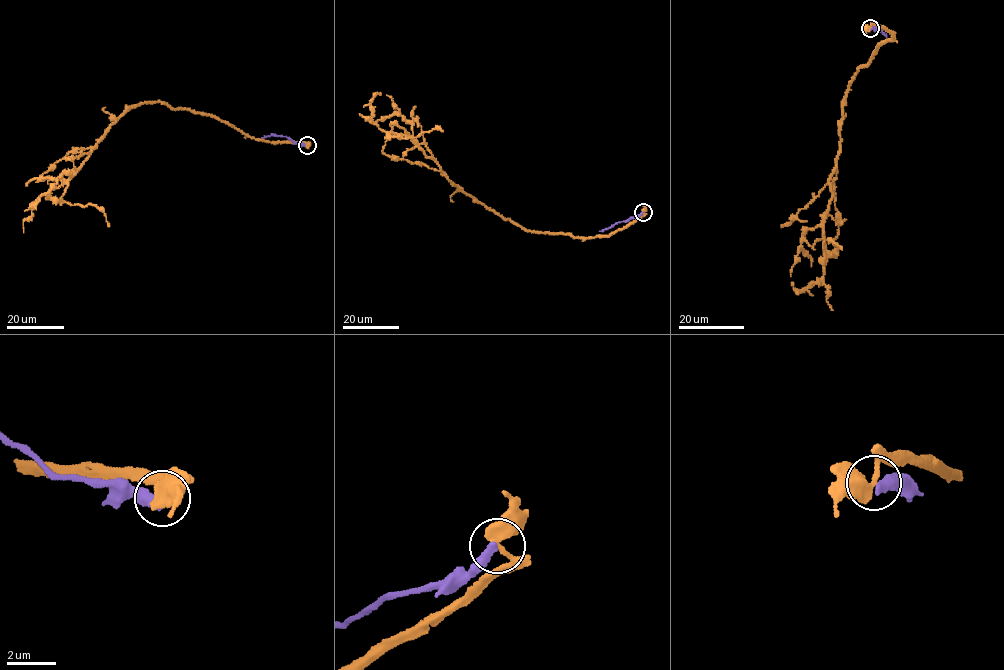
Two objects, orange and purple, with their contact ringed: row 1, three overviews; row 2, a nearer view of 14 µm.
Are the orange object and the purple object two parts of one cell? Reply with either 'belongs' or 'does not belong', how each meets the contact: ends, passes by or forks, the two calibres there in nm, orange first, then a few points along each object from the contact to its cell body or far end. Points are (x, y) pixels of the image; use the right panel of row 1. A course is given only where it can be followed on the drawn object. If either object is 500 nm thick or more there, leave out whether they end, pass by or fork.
does not belong | orange passes by | purple ends | 440/360 nm | orange via (870, 28), (893, 40), (859, 67), (843, 105), (823, 224), (827, 251), (838, 247), (831, 238), (842, 249) | purple via (870, 28), (881, 30), (887, 37)

